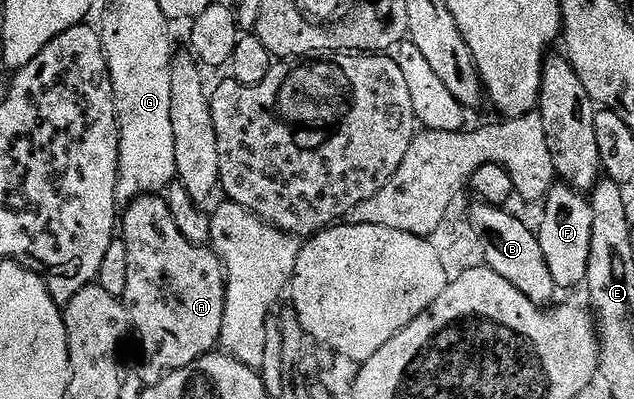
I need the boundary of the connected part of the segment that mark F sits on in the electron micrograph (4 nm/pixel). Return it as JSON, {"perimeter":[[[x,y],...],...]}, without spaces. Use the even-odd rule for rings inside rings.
{"perimeter":[[[555,183],[541,209],[542,222],[536,225],[536,232],[555,286],[559,290],[581,286],[586,280],[588,251],[592,247],[592,207],[587,194],[571,185]]]}

